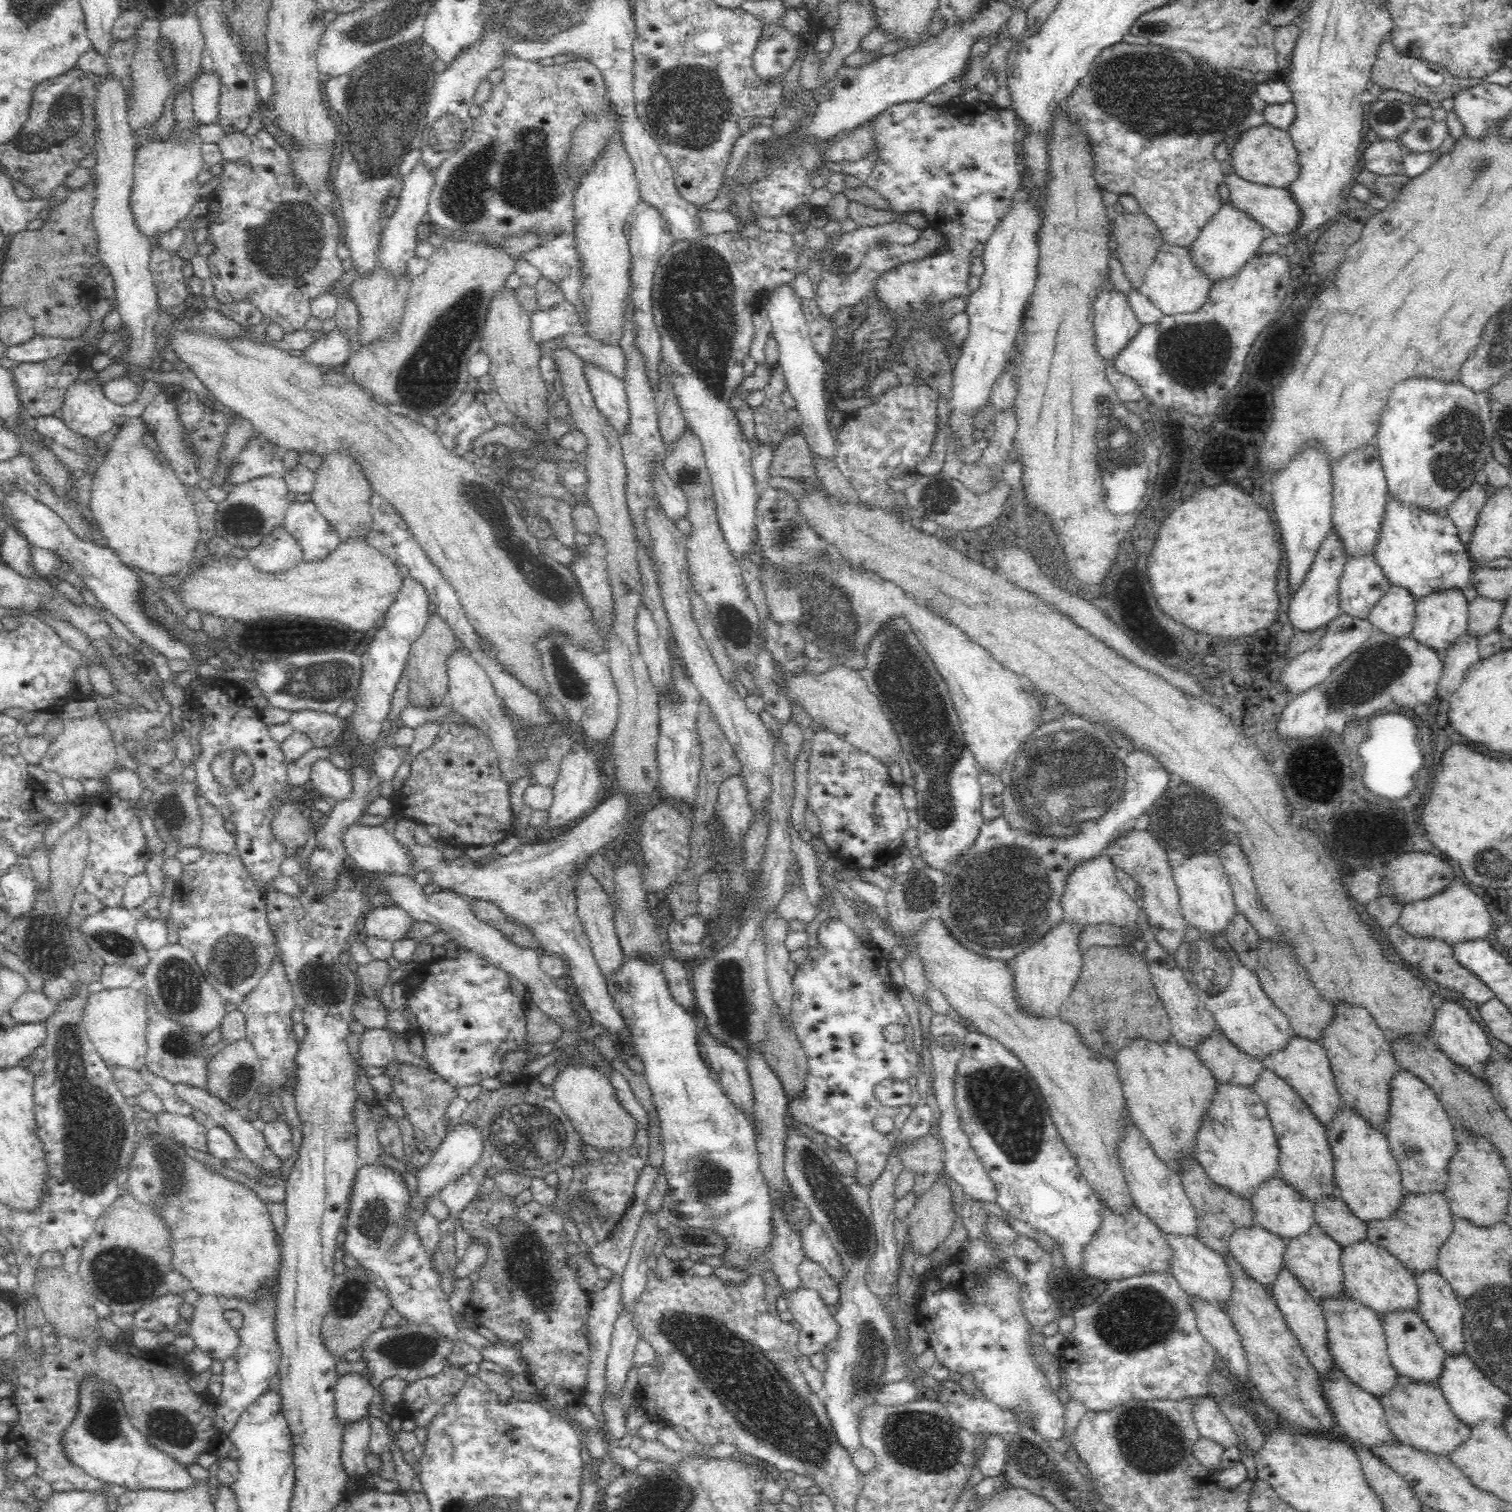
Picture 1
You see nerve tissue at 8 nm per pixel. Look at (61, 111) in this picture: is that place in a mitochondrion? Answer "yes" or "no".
yes

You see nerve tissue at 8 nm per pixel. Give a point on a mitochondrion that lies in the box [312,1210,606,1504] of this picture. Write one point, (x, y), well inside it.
(529, 1269)

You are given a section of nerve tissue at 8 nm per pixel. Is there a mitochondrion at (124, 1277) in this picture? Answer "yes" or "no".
yes

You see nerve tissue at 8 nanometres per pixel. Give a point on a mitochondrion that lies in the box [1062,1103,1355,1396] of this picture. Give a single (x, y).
(1141, 1316)

